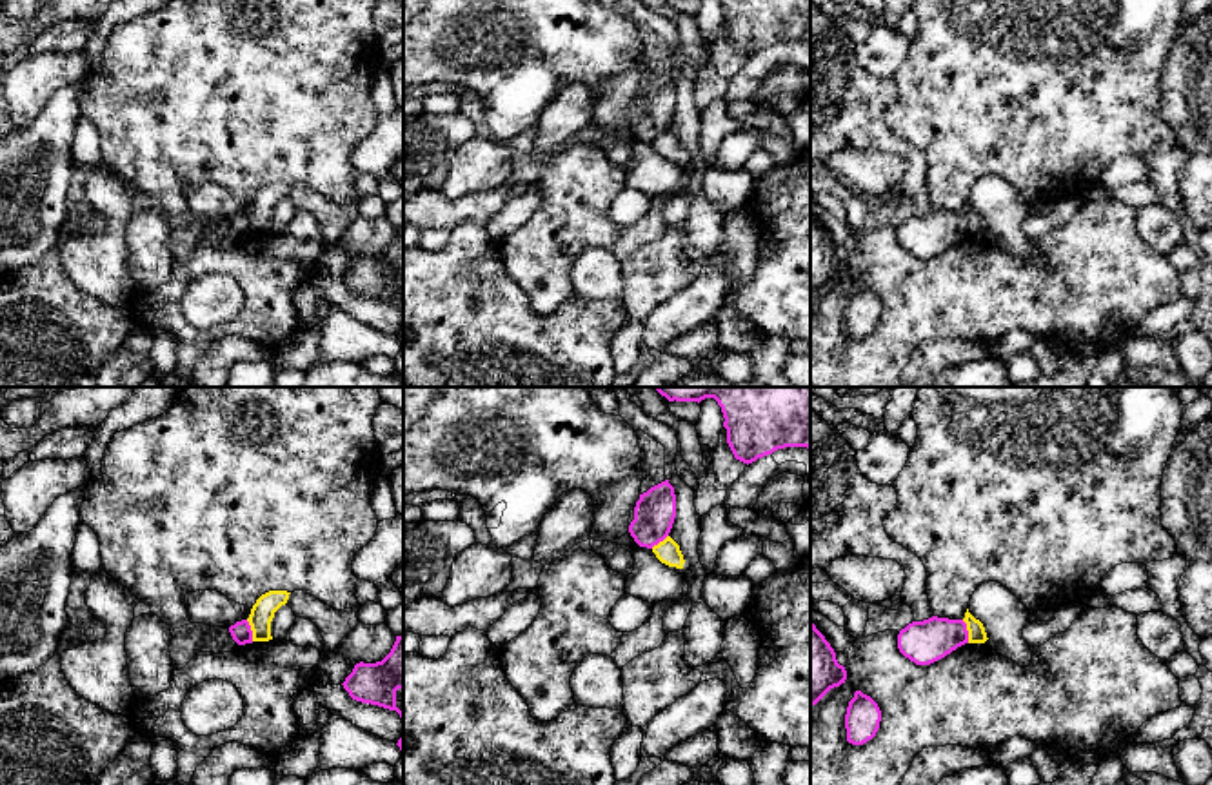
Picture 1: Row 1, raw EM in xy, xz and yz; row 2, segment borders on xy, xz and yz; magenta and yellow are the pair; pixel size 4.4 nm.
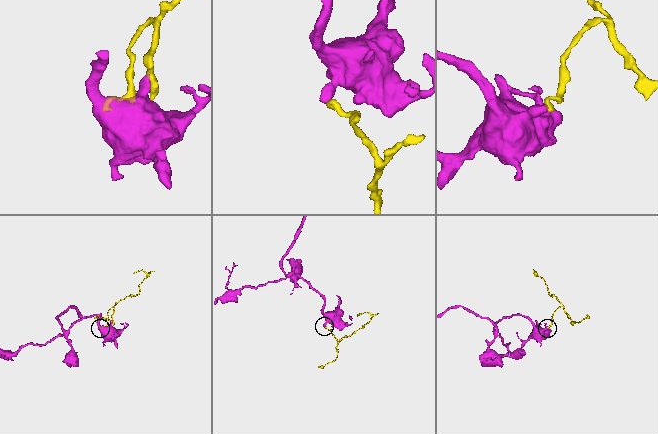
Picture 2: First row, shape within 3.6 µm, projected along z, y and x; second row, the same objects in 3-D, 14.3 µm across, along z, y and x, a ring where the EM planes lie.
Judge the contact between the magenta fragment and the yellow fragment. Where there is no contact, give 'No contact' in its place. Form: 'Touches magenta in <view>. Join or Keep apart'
Touches magenta in yz. Keep apart

